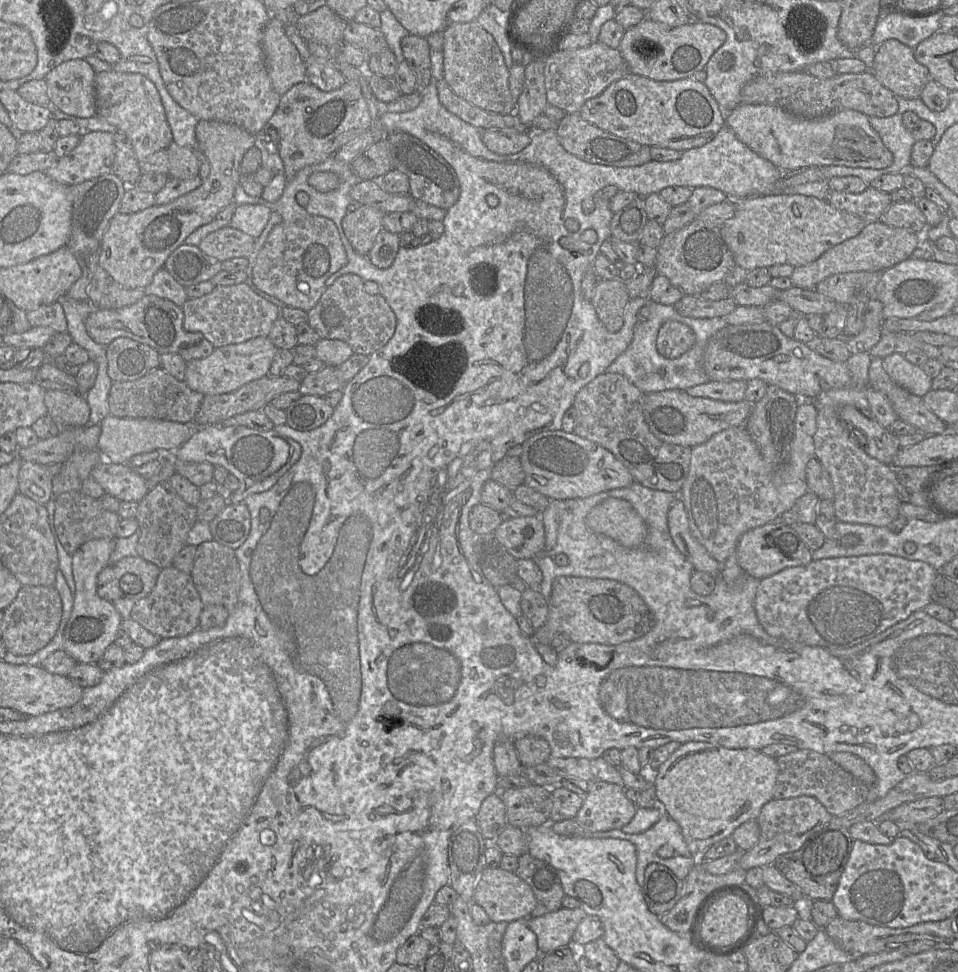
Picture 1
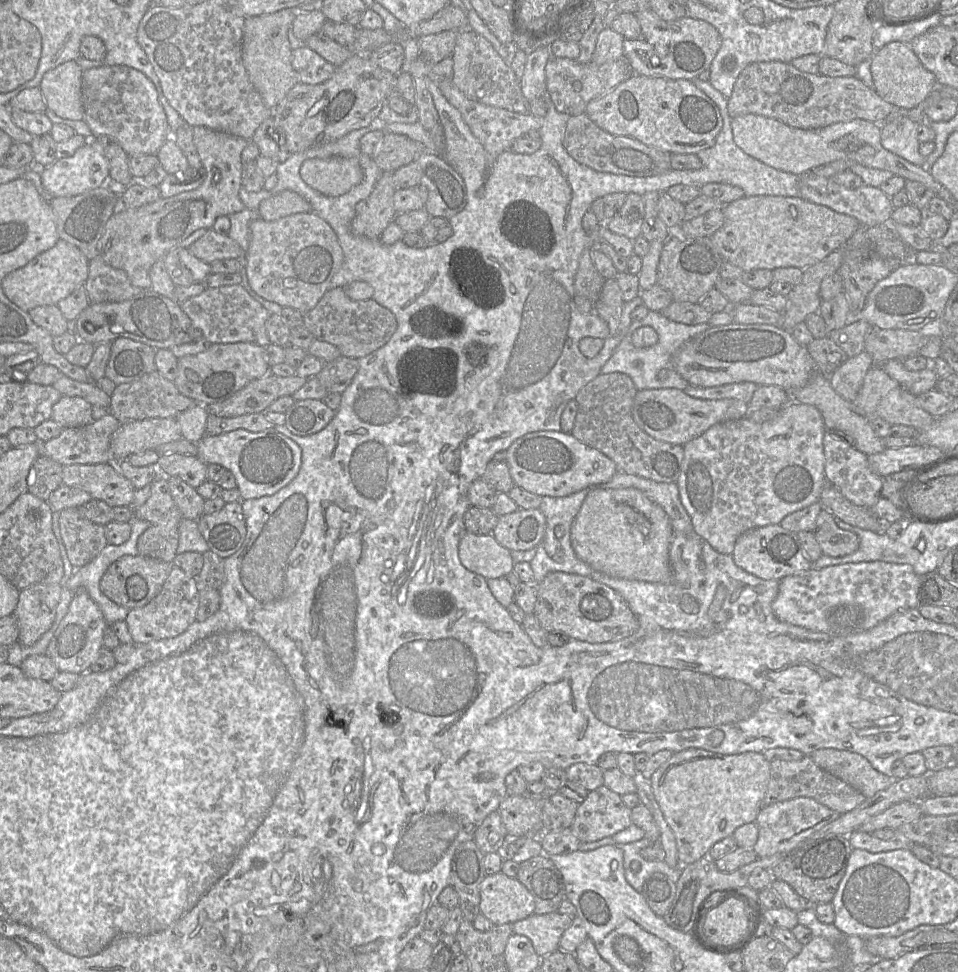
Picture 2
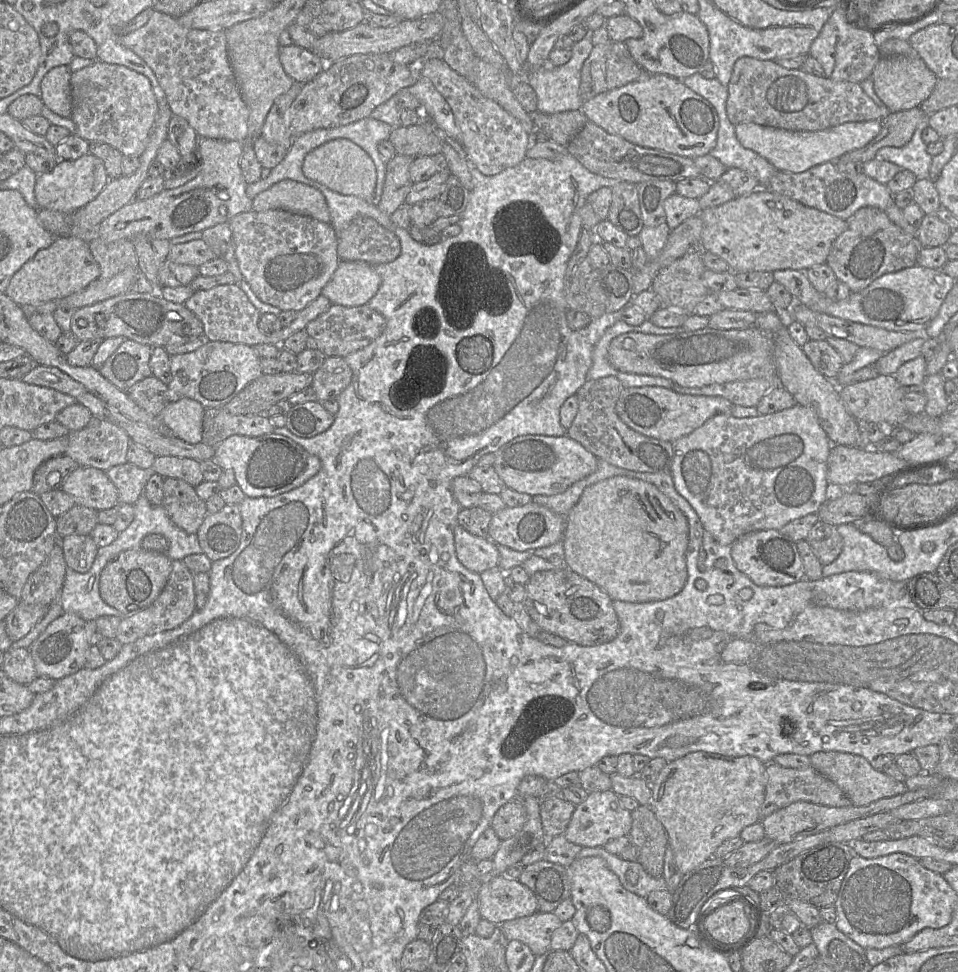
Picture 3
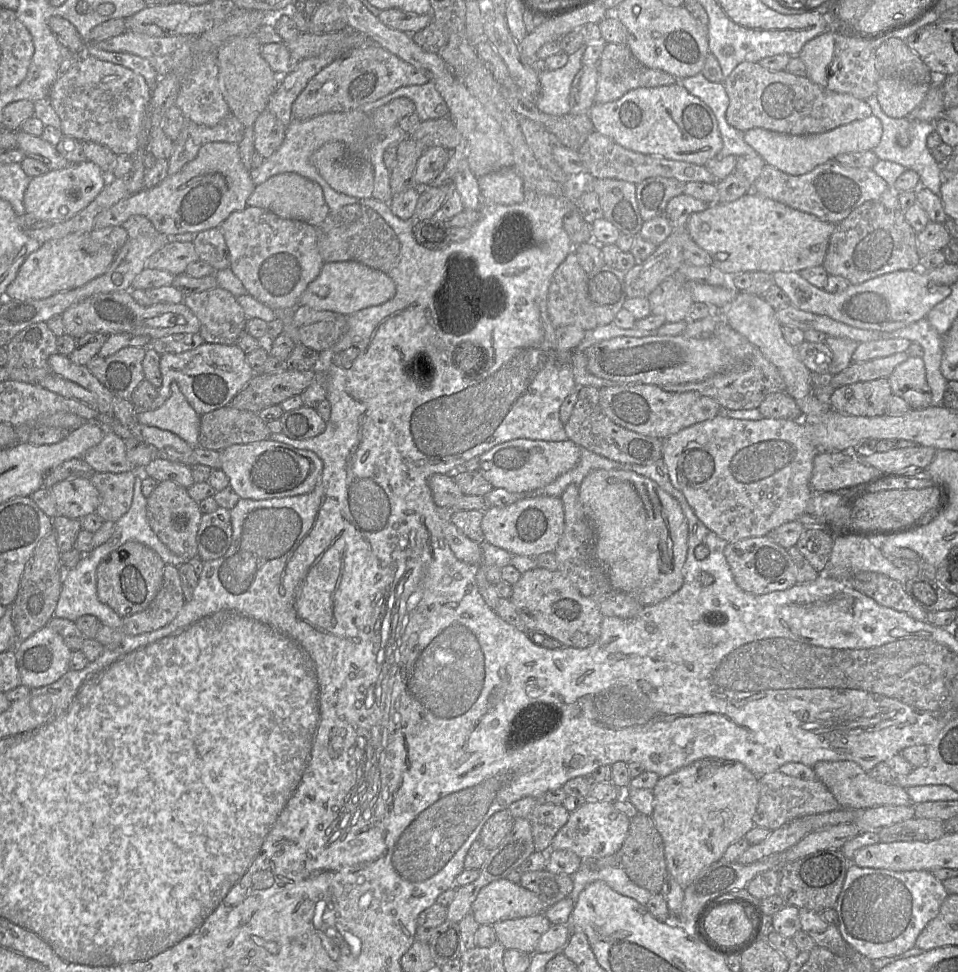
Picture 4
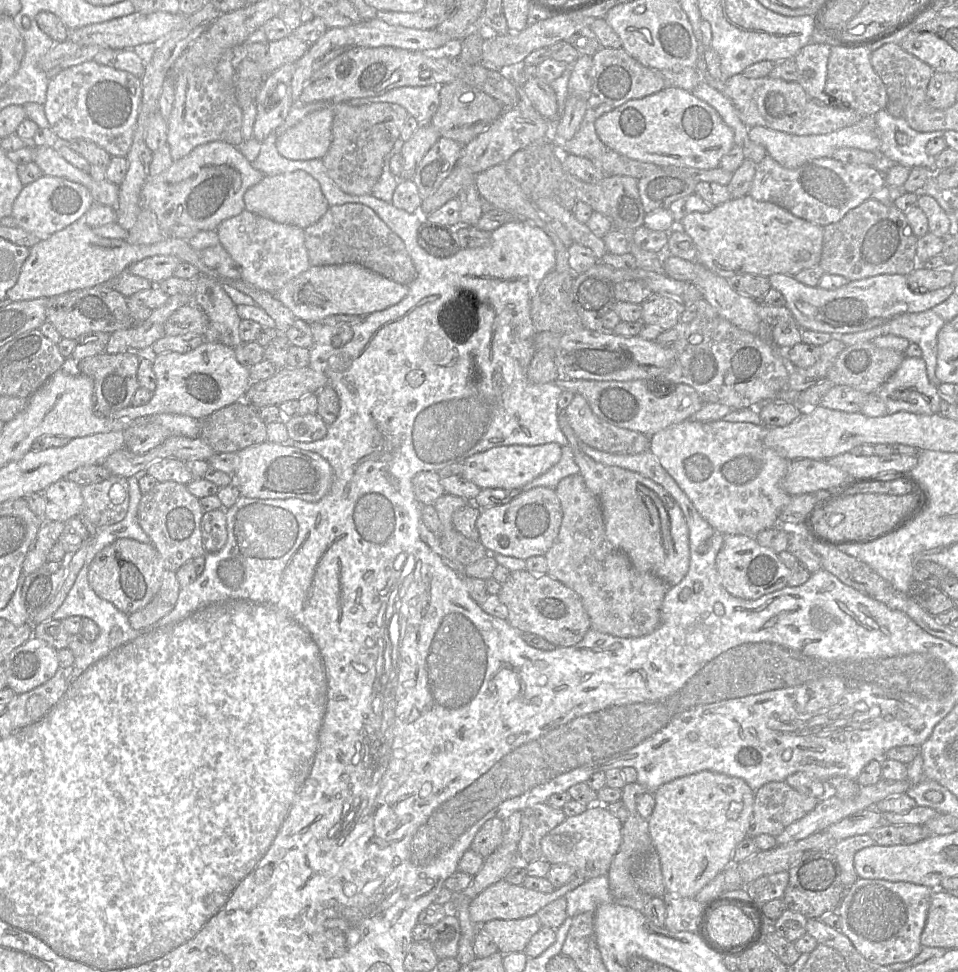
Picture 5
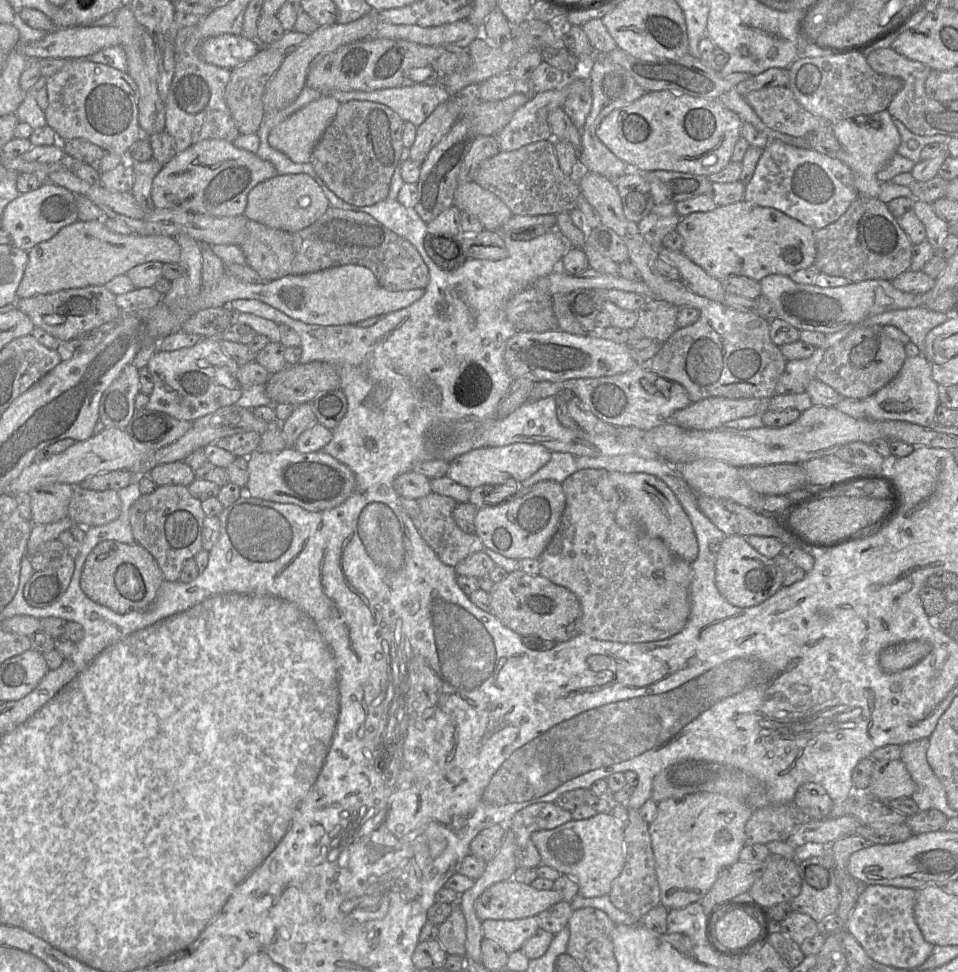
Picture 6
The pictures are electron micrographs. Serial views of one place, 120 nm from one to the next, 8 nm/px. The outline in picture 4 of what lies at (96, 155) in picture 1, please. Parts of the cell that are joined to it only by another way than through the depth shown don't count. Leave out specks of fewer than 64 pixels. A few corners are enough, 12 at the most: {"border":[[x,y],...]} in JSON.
{"border":[[92,161],[32,177],[25,212],[65,221],[109,176]]}

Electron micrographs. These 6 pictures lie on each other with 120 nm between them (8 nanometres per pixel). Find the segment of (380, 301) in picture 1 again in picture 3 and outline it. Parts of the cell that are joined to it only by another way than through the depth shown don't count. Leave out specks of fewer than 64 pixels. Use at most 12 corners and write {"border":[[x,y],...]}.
{"border":[[332,304],[305,328],[326,357],[373,342],[385,318]]}

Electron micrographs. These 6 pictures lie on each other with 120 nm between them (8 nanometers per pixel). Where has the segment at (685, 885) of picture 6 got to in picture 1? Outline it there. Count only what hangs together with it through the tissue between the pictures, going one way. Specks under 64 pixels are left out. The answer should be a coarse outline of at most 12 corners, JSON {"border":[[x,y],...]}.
{"border":[[682,744],[655,771],[693,855],[756,820],[779,773],[761,750]]}

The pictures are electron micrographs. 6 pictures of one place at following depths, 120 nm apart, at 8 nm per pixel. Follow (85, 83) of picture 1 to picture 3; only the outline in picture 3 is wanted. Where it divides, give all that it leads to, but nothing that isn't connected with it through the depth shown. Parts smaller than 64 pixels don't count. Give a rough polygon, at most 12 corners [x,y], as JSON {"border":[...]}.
{"border":[[69,65],[49,70],[40,84],[43,104],[72,113]]}

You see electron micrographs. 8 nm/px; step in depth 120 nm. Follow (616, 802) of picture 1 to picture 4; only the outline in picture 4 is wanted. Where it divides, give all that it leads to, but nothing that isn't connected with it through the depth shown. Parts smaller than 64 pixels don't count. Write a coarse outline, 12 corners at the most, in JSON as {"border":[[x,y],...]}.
{"border":[[587,800],[550,850],[582,860],[616,854],[630,819],[612,802]]}

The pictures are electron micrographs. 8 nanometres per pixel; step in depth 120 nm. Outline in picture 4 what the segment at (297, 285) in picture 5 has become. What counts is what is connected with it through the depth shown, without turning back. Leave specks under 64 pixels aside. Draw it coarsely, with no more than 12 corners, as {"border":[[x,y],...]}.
{"border":[[356,261],[324,262],[299,305],[350,315],[394,297]]}

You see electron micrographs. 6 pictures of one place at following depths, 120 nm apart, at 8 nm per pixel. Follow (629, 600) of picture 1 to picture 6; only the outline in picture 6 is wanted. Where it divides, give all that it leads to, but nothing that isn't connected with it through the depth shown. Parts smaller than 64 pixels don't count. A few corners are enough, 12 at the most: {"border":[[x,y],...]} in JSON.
{"border":[[516,570],[489,592],[520,636],[556,643],[581,633],[576,595]]}

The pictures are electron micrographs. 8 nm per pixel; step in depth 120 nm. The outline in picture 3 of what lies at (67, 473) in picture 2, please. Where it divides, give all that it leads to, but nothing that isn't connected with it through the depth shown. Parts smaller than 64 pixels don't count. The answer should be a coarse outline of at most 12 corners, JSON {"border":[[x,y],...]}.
{"border":[[80,466],[61,489],[97,511],[119,505],[105,471]]}

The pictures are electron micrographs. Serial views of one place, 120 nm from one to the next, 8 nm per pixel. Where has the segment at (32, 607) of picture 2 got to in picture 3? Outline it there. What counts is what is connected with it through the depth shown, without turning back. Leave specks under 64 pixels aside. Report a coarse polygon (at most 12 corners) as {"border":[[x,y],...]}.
{"border":[[57,543],[27,579],[21,601],[58,600],[67,568]]}

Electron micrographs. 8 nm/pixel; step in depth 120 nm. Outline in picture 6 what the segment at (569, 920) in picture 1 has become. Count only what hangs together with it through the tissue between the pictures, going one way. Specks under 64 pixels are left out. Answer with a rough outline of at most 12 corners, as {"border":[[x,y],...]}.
{"border":[[537,916],[482,921],[483,937],[507,954],[539,928]]}

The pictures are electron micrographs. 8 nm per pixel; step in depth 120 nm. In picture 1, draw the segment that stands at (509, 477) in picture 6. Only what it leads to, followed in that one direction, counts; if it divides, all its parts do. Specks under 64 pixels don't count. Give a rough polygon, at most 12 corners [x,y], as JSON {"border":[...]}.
{"border":[[573,432],[528,438],[524,484],[551,500],[635,482],[610,451]]}

